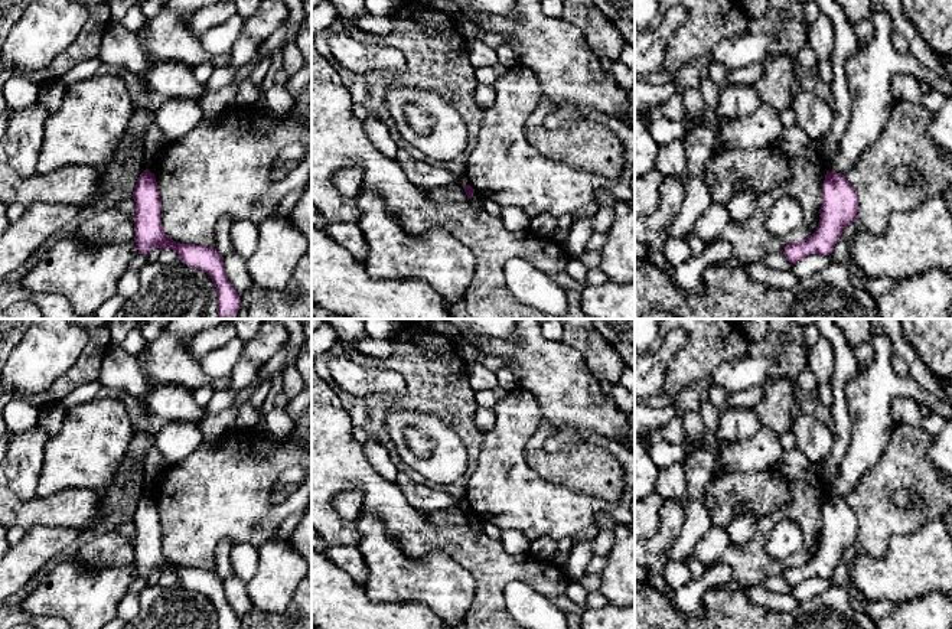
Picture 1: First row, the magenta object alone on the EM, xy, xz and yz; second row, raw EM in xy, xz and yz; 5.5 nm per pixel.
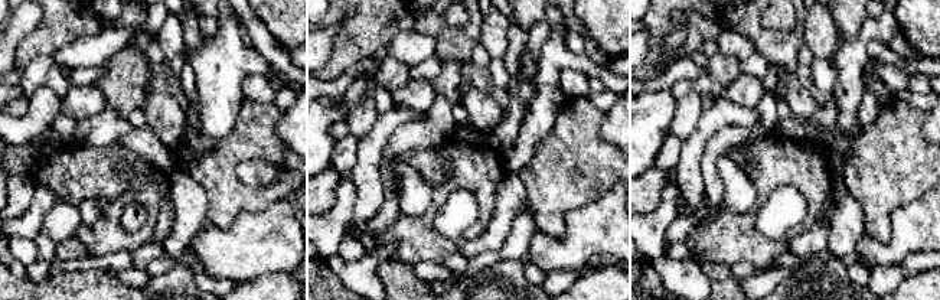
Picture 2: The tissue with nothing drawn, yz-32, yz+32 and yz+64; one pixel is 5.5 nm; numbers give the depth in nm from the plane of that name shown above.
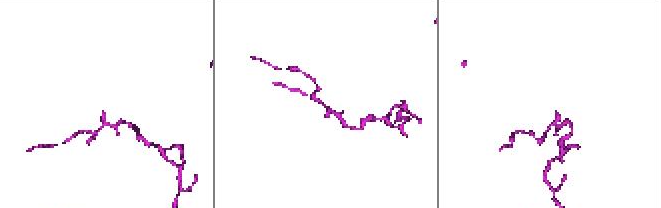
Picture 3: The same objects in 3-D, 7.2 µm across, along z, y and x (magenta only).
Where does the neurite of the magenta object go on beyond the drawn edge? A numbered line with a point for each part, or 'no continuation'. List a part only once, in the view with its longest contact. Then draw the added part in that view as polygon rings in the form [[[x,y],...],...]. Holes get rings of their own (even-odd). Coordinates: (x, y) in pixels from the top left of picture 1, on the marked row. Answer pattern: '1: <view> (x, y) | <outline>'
no continuation

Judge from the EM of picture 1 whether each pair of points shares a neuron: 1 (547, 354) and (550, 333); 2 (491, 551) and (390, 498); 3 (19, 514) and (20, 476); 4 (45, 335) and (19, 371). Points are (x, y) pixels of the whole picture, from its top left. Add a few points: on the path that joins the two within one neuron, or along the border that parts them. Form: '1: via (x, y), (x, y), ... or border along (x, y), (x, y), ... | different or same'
1: border along (541, 333), (548, 339), (560, 341) | different
2: via (465, 546), (446, 538), (427, 537), (414, 524) | same
3: border along (15, 494), (22, 499), (35, 496) | different
4: via (45, 344), (28, 362) | same

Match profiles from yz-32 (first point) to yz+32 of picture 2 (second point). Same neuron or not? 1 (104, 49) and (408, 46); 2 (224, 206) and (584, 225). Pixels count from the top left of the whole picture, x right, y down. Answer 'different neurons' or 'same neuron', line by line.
1: same neuron
2: different neurons

